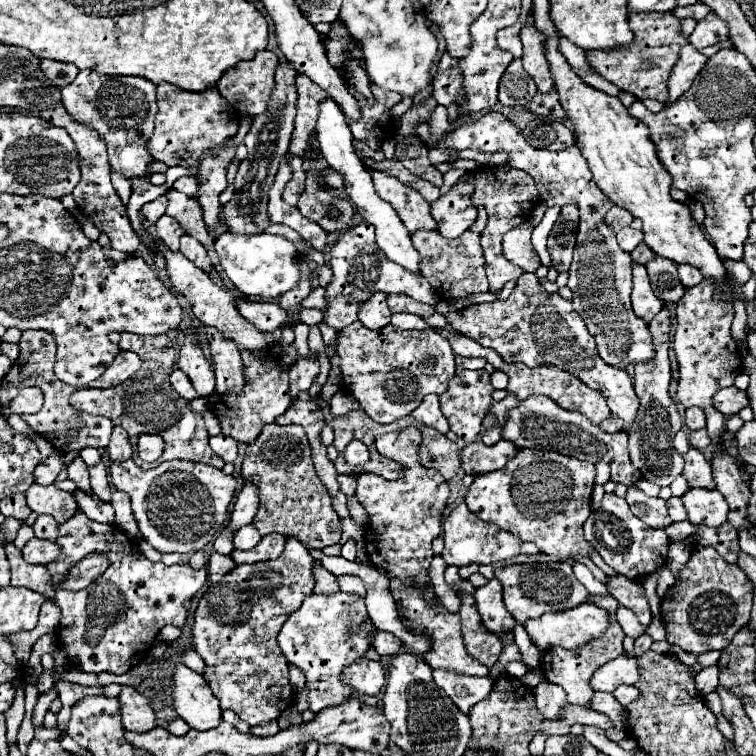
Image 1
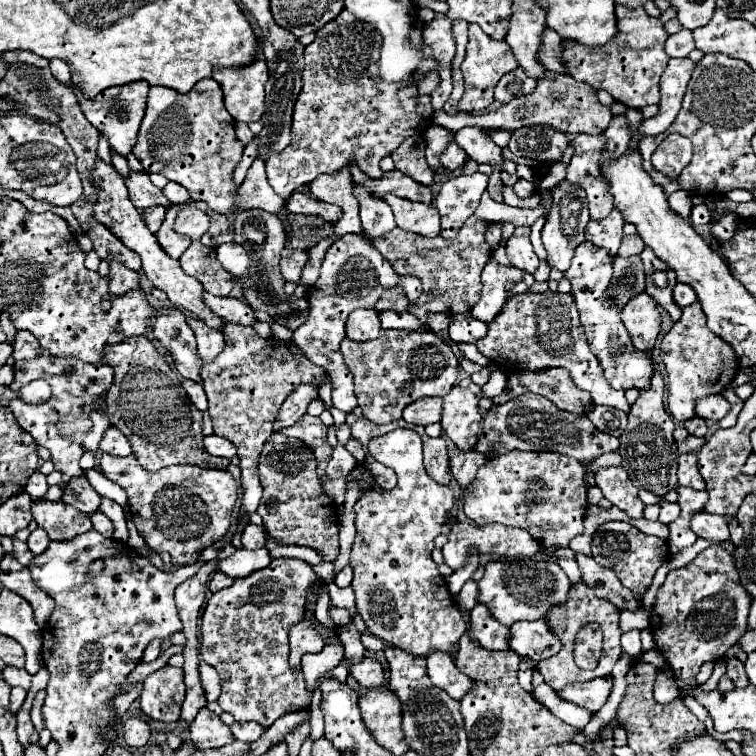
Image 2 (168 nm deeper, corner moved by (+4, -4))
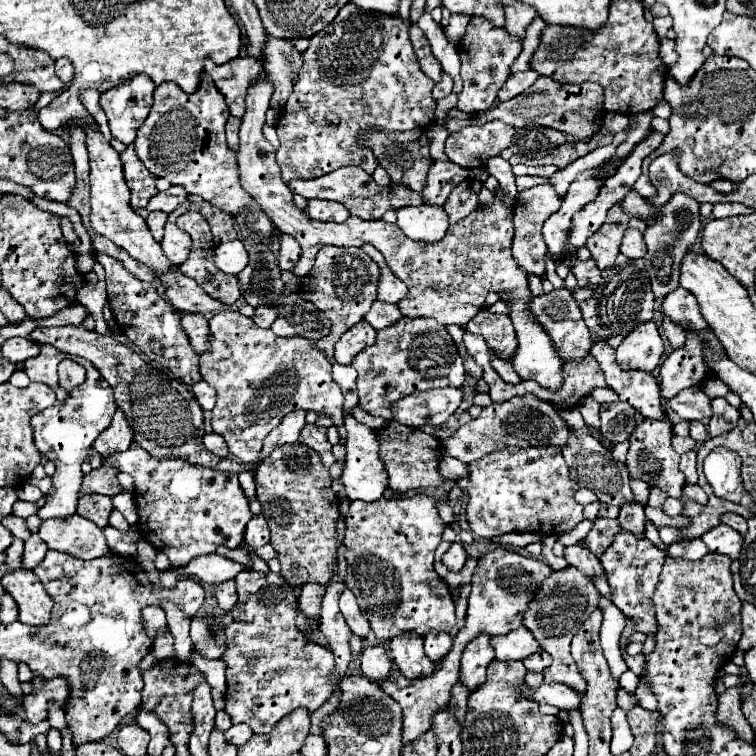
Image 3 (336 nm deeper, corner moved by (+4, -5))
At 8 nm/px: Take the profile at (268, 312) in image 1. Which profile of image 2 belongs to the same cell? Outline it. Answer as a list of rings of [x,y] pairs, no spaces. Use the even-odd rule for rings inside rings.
[[[202,293],[202,301],[212,309],[218,317],[224,317],[226,321],[234,321],[240,325],[254,325],[254,309],[234,297],[218,297],[212,293]]]

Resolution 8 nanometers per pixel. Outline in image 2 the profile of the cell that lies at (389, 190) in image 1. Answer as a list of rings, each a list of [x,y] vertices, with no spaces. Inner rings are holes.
[[[394,195],[386,197],[386,203],[394,211],[396,225],[402,227],[404,231],[412,231],[422,237],[440,235],[440,217],[438,217],[438,209],[434,205],[402,201]]]

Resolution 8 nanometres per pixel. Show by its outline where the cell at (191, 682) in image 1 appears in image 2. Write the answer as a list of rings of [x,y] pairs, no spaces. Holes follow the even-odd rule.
[[[200,709],[194,723],[190,725],[190,737],[198,749],[218,749],[230,745],[234,735],[230,733],[228,725],[220,721],[220,717],[208,709]]]

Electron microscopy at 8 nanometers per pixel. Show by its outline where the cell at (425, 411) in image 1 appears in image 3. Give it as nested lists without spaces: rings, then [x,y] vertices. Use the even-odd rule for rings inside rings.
[[[434,388],[404,396],[394,404],[394,418],[406,426],[442,426],[460,406],[460,388]]]

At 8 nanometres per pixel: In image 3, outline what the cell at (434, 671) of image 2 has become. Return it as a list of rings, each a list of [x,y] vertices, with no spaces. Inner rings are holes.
[[[432,630],[424,636],[424,650],[426,650],[426,656],[432,660],[432,664],[440,664],[448,656],[450,648],[452,648],[452,636],[450,634]]]

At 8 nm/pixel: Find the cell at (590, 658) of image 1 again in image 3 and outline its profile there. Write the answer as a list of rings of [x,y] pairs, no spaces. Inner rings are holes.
[[[568,566],[566,570],[554,572],[544,580],[540,590],[536,592],[530,610],[524,614],[524,626],[534,634],[538,644],[552,656],[552,664],[544,670],[544,682],[562,682],[578,692],[586,690],[586,680],[576,668],[576,662],[570,654],[570,640],[580,630],[582,622],[598,608],[600,592],[596,586],[582,574],[578,568]]]

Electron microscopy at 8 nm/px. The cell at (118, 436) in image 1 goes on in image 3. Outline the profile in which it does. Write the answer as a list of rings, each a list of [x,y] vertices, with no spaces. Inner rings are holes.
[[[116,410],[112,424],[94,440],[92,448],[100,456],[108,456],[108,454],[114,454],[114,452],[128,450],[130,444],[132,444],[132,430],[130,430],[122,410]]]

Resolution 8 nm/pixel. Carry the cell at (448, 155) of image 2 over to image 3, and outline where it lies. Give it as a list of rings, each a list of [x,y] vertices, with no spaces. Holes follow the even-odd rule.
[[[486,122],[484,126],[468,126],[462,132],[454,132],[446,140],[446,156],[450,162],[454,162],[463,168],[484,168],[484,164],[490,157],[498,156],[504,148],[510,146],[514,136],[514,128],[502,124],[502,122]]]

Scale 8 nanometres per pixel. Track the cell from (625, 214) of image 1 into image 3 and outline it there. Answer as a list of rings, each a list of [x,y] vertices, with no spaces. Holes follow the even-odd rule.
[[[615,204],[608,211],[608,218],[606,218],[604,226],[600,226],[594,232],[594,236],[588,238],[586,246],[588,246],[588,250],[590,250],[590,254],[596,260],[600,270],[604,270],[616,262],[628,220],[630,218],[622,212],[620,204]]]

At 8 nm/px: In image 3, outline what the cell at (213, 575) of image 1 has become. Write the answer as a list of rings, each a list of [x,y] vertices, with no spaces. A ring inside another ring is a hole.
[[[226,580],[216,586],[216,600],[222,610],[232,610],[236,604],[236,582]]]

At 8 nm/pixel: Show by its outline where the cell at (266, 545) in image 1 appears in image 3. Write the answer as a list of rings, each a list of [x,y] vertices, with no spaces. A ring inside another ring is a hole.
[[[206,554],[206,556],[198,556],[198,558],[190,560],[182,568],[182,576],[196,578],[204,584],[220,584],[226,580],[232,580],[242,570],[246,570],[246,566],[242,566],[234,560],[228,560],[218,554]]]

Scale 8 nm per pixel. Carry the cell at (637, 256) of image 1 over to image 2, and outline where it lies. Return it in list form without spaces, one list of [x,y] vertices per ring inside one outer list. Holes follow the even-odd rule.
[[[638,255],[634,257],[628,257],[628,259],[622,259],[622,257],[616,257],[614,259],[614,275],[610,279],[610,285],[608,285],[608,299],[614,301],[614,305],[618,309],[624,309],[626,303],[644,293],[646,285],[644,285],[644,267],[642,267],[642,261]]]

